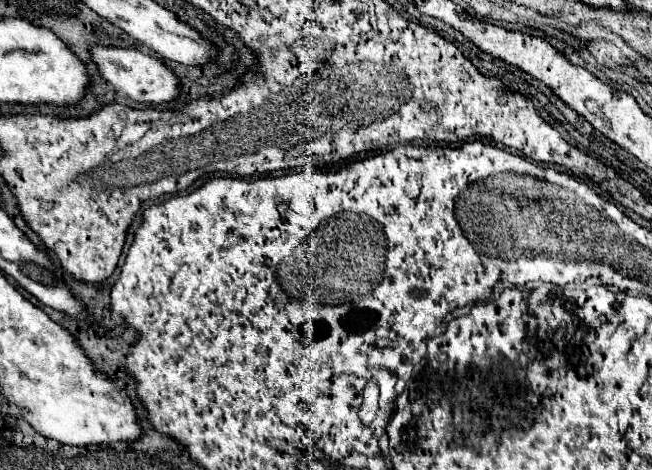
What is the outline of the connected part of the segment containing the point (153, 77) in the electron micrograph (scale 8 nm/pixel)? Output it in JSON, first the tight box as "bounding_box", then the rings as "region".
{"bounding_box":[89,45,179,103],"region":[[[91,45],[89,55],[91,55],[91,61],[97,65],[97,71],[99,71],[101,79],[105,79],[119,93],[123,93],[125,97],[129,97],[133,101],[139,101],[139,103],[165,103],[165,101],[171,101],[179,91],[179,81],[177,81],[177,77],[173,75],[173,71],[169,67],[165,67],[159,59],[143,55],[135,49]]]}

